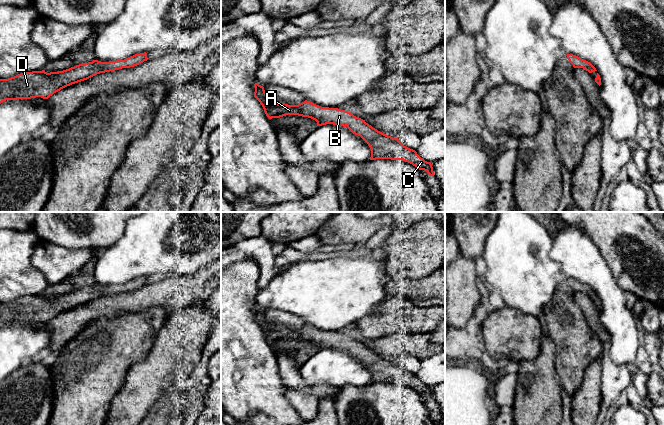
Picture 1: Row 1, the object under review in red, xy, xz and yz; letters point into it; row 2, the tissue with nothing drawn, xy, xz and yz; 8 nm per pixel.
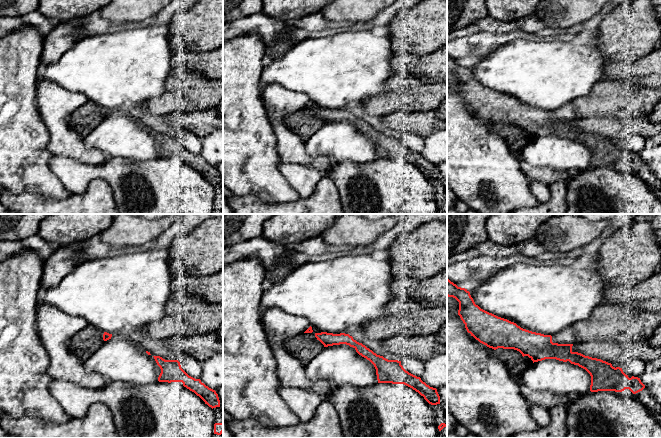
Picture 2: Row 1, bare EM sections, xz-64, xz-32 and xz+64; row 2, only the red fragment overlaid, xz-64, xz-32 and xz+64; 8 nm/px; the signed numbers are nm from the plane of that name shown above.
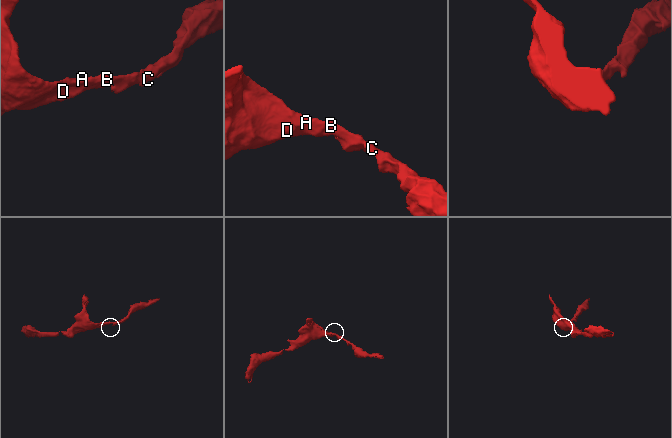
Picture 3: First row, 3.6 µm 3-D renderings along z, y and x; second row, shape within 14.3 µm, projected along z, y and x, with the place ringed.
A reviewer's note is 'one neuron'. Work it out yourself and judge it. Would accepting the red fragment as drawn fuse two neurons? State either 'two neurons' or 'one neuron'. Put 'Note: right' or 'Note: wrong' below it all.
one neuron
Note: right

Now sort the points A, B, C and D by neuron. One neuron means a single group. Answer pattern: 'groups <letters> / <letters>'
groups A B C D

